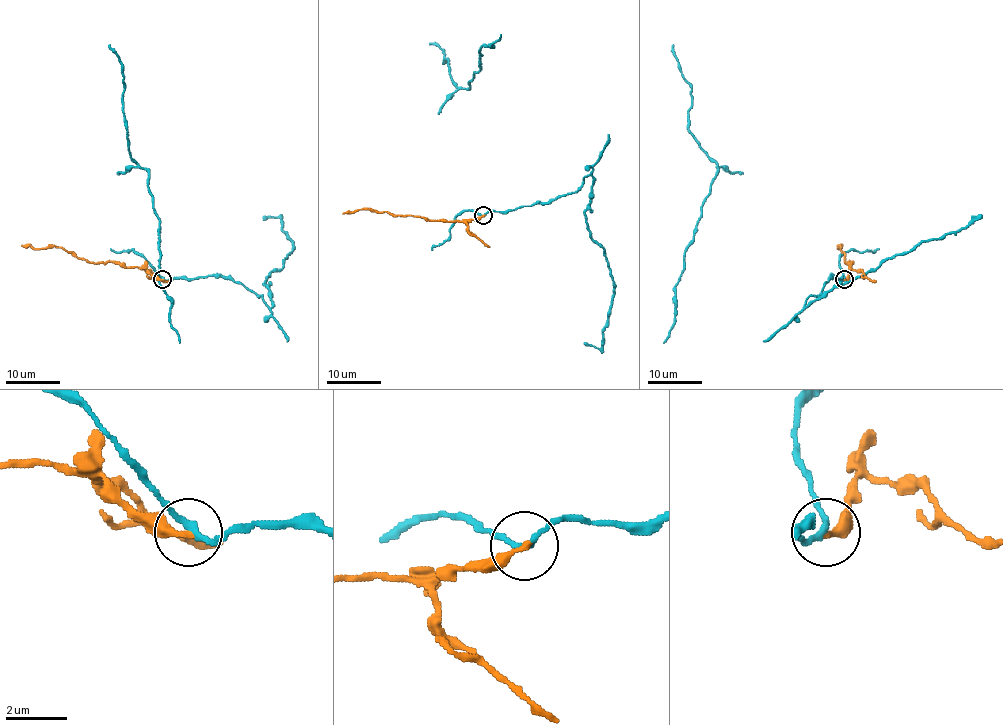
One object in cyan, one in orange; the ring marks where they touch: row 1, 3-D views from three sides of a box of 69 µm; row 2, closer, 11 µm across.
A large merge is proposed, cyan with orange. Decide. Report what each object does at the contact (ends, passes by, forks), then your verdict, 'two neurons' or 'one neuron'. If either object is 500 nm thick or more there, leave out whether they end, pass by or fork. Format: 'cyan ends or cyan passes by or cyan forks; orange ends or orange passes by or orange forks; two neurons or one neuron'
cyan passes by; orange ends; two neurons

